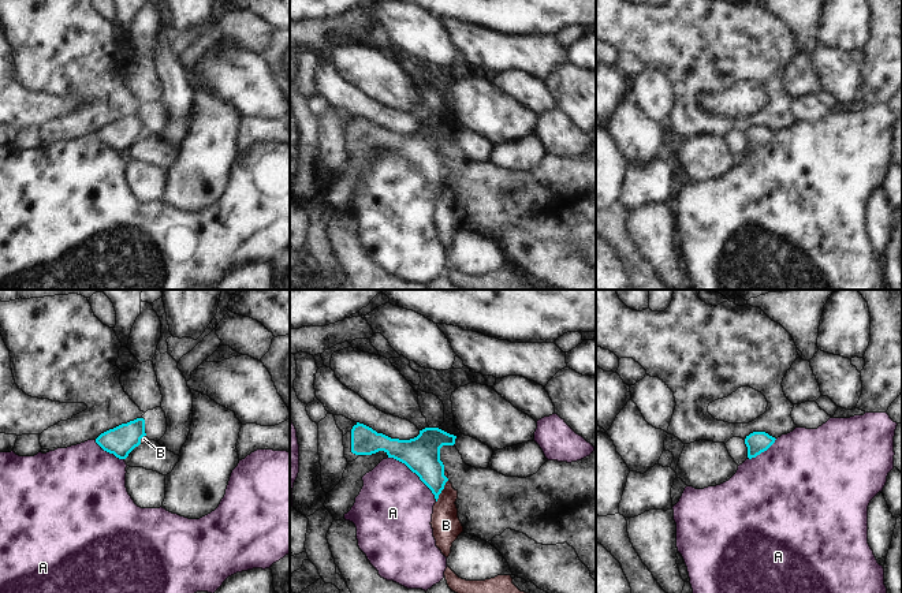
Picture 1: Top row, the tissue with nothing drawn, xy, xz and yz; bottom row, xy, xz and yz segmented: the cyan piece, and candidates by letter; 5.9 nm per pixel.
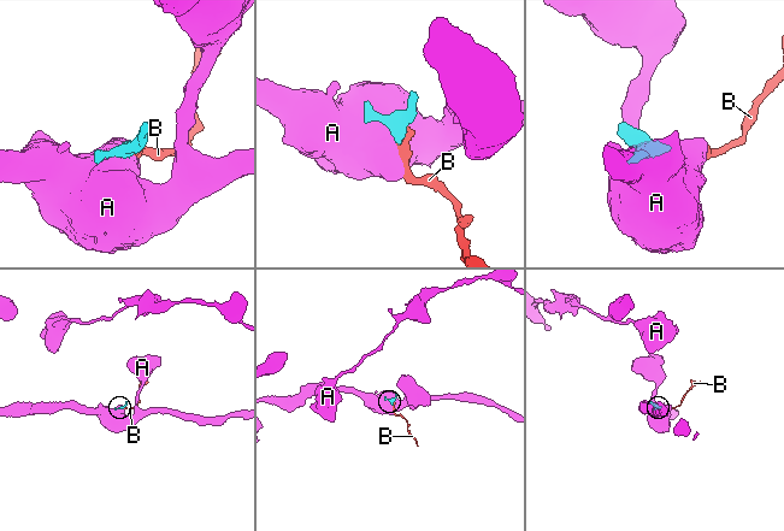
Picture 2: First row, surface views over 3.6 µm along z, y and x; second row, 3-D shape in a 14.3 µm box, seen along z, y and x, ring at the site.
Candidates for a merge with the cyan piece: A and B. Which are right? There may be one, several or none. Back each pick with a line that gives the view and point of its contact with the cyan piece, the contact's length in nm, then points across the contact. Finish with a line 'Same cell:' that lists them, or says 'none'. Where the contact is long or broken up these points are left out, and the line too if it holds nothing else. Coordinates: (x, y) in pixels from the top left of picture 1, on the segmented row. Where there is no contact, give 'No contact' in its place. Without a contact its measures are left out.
B: Touches cyan at xz (443, 487). Shared border 190 nm. Path across: xz (421, 455), (431, 473), (443, 487), (446, 525)
Same cell: B.

